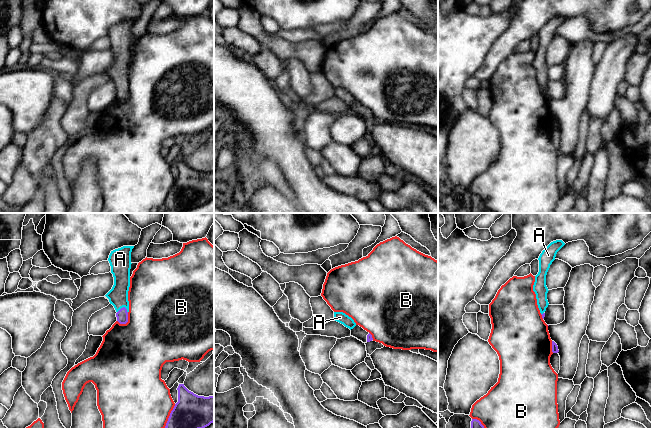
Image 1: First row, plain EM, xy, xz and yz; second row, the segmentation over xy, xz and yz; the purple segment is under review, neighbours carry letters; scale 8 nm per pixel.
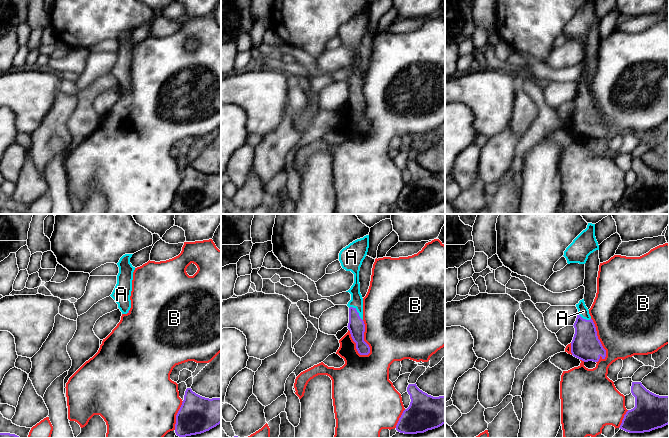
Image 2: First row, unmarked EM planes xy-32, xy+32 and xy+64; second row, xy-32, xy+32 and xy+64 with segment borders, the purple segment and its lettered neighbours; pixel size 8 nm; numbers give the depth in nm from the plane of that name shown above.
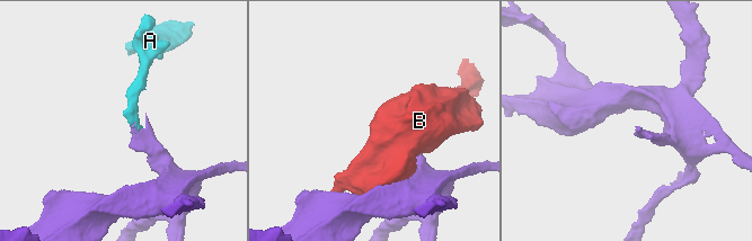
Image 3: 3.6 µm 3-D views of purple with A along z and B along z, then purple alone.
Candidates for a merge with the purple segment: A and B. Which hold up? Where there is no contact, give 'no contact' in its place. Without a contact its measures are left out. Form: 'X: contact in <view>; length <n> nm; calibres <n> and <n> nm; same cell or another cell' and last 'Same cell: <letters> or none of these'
A: contact in xy; length 90 nm; calibres 100 and 160 nm; same cell
B: contact in xy; length 220 nm; calibres 280 and 500 nm; another cell
Same cell: A

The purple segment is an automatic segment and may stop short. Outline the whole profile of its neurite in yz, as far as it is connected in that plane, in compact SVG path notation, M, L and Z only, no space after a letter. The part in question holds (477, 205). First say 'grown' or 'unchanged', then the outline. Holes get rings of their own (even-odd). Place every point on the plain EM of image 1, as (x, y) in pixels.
unchanged; M477 195L471 197L471 213L494 213L486 207L481 198Z

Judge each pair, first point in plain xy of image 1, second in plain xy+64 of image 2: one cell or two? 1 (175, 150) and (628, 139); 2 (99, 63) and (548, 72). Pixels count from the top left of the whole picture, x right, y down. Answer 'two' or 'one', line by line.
1: two
2: two

